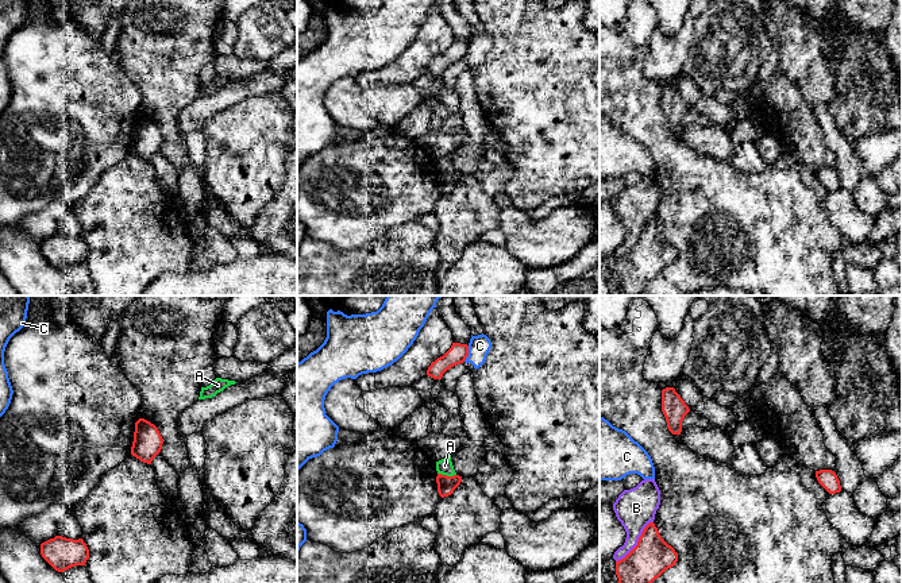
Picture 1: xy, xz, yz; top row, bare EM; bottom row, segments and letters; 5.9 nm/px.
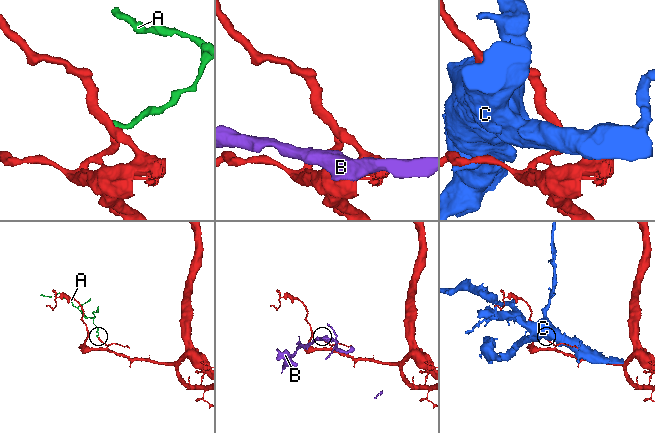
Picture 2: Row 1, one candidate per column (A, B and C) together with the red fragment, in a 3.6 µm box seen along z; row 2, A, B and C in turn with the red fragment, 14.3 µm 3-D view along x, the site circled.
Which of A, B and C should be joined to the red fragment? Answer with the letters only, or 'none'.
none

